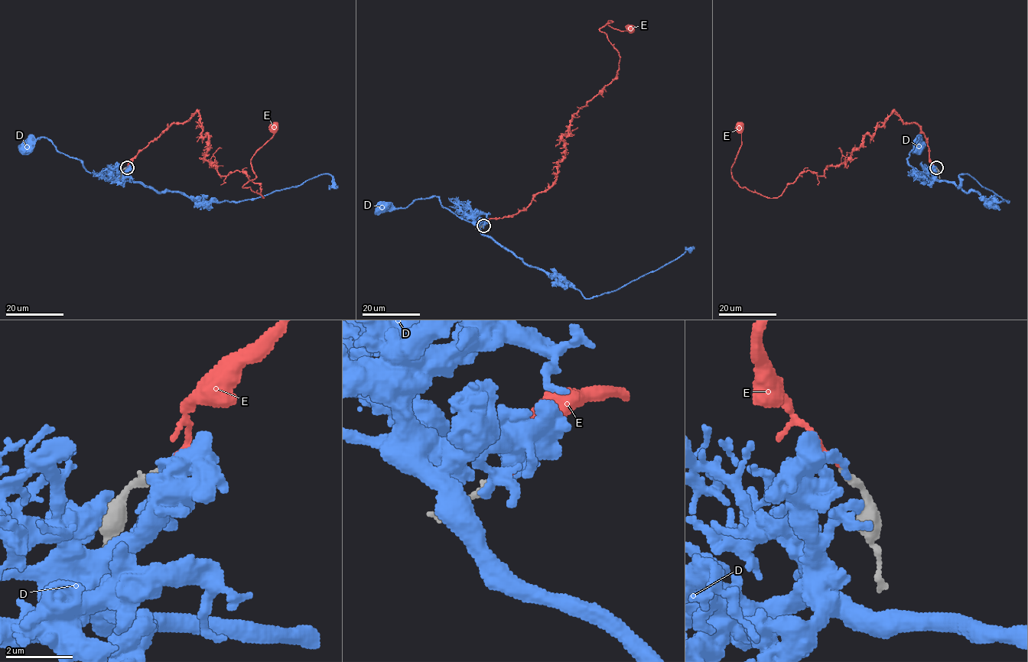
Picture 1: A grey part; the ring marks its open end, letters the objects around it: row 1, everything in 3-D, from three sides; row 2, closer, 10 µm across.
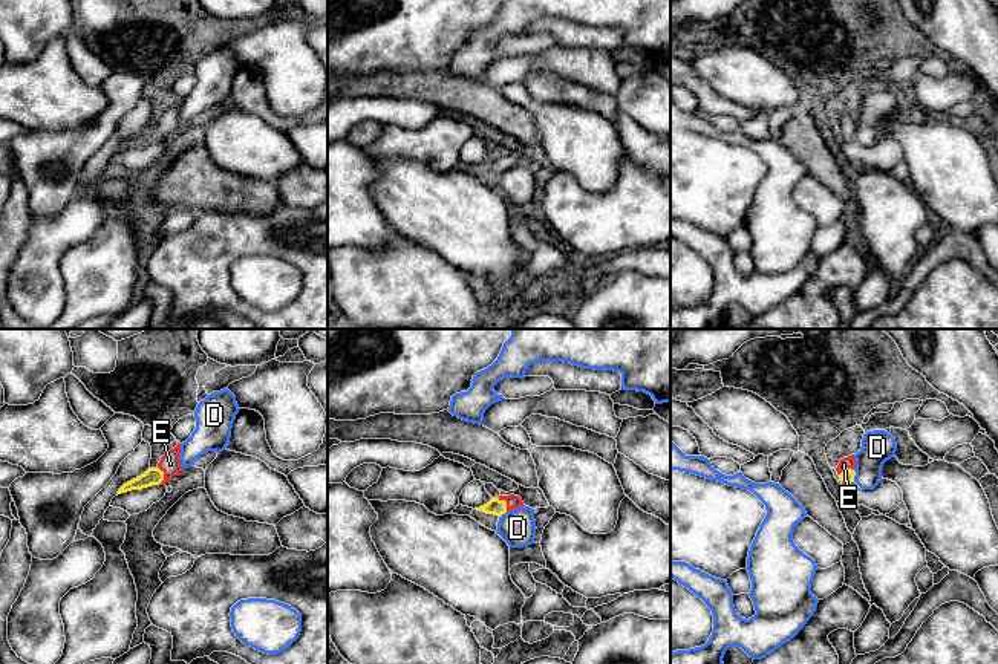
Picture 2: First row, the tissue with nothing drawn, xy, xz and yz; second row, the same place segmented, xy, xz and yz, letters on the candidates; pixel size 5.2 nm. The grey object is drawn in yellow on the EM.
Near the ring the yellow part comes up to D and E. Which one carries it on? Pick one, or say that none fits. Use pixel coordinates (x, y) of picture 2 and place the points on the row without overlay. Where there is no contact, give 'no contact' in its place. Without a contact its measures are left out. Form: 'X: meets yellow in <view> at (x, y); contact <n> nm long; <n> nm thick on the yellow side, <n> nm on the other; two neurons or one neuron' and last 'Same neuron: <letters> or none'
D: meets yellow in yz at (854, 132); contact 60 nm long; 70 nm thick on the yellow side, 170 nm on the other; two neurons
E: meets yellow in xy at (163, 133); contact 100 nm long; 100 nm thick on the yellow side, 110 nm on the other; one neuron
Same neuron: E

